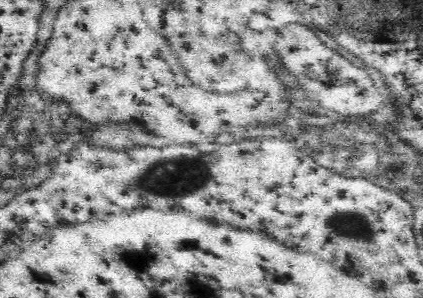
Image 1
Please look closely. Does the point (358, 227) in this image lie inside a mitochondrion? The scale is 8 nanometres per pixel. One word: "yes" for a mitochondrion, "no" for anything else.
yes

